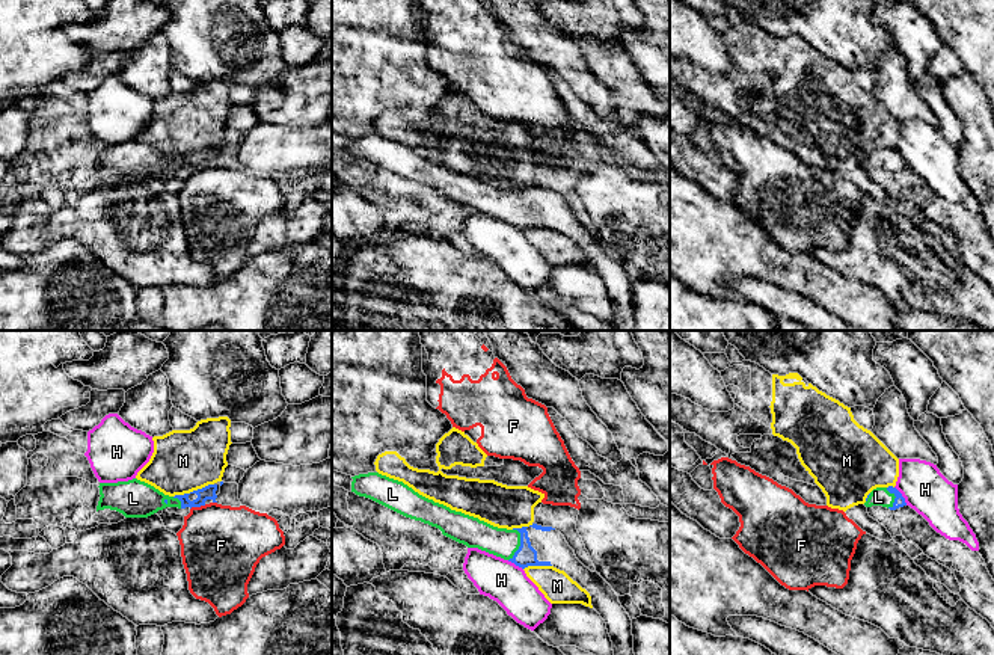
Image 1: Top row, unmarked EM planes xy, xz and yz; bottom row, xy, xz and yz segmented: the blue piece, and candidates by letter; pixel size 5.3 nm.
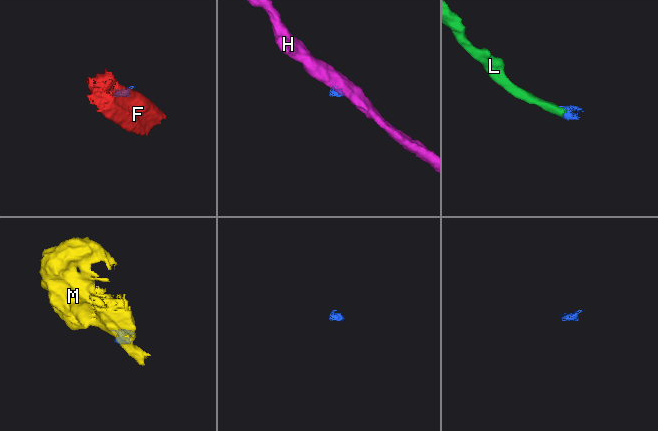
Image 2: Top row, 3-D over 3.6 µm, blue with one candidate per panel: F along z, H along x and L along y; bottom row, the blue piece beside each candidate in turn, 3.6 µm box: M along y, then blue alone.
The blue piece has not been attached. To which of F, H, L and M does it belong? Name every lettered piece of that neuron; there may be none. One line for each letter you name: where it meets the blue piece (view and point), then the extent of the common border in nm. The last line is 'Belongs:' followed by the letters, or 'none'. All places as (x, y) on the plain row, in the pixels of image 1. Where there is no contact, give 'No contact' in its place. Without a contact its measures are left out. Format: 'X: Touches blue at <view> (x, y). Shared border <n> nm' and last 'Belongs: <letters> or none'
L: Touches blue at xz (521, 207). Shared border 180 nm
Belongs: L

